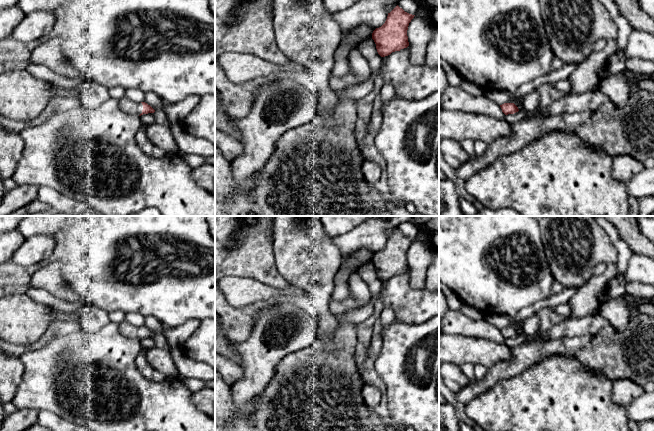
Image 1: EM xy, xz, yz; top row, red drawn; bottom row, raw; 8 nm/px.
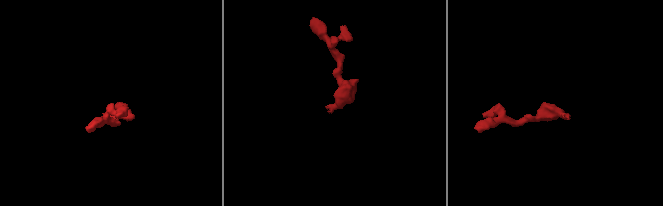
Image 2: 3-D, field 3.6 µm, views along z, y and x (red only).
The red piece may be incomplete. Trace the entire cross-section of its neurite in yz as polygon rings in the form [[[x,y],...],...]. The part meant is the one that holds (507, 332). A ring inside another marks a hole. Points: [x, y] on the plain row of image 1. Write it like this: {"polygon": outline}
{"polygon": [[[504,327],[500,329],[500,331],[505,339],[514,338],[519,335],[518,331],[514,327]]]}

